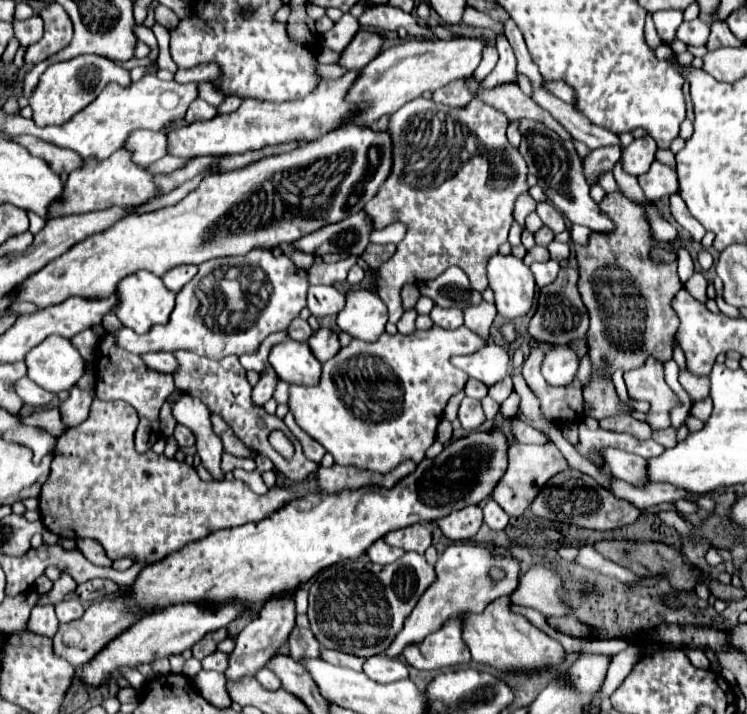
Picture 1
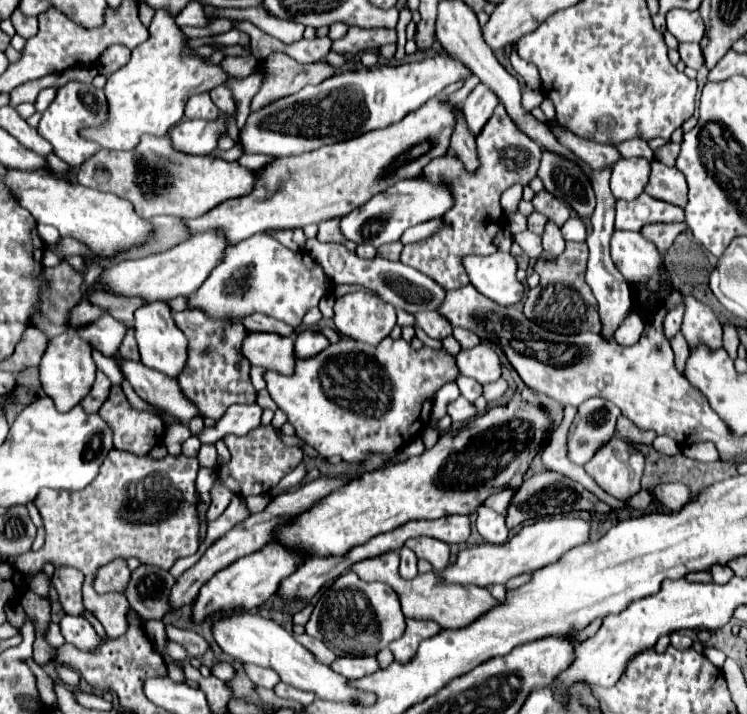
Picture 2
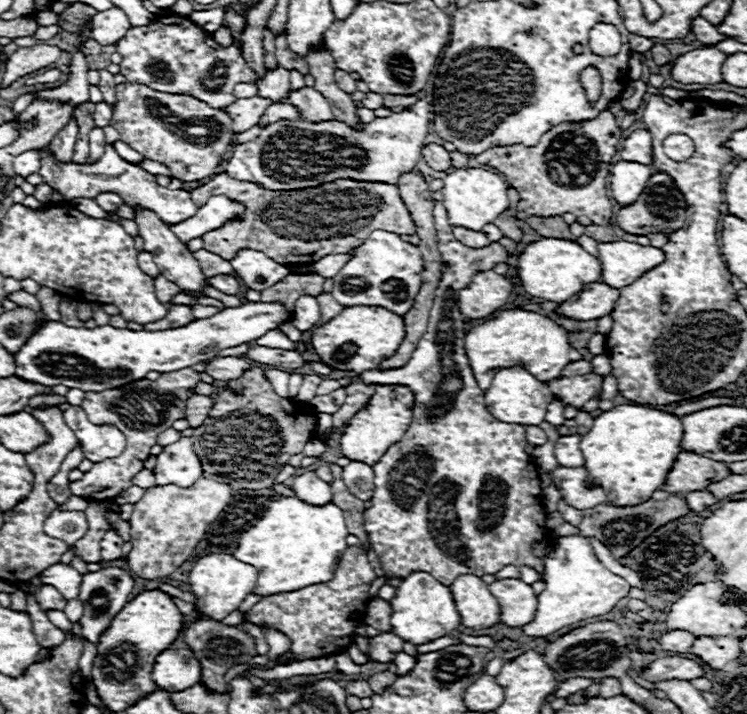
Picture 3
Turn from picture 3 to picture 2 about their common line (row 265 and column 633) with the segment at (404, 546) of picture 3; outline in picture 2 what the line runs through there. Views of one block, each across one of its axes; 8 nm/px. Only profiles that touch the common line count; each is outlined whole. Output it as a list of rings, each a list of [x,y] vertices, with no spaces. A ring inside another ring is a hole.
[[[614,436],[594,452],[584,470],[604,492],[628,502],[640,492],[644,454],[634,444]]]

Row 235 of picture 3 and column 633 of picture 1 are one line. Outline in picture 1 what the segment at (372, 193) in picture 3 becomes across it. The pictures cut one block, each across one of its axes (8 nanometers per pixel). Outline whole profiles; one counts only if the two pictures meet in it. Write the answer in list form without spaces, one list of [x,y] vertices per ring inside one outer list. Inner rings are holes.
[[[616,190],[604,196],[600,208],[608,218],[612,218],[614,230],[610,234],[592,232],[588,244],[574,244],[580,274],[578,290],[590,314],[586,340],[588,356],[592,360],[592,374],[590,382],[584,386],[584,402],[590,404],[590,416],[594,416],[596,420],[632,412],[632,406],[620,400],[620,396],[616,394],[612,378],[602,378],[600,374],[596,374],[598,362],[602,362],[602,358],[610,362],[610,376],[614,374],[614,370],[634,370],[642,366],[646,358],[658,358],[660,362],[672,360],[678,318],[670,306],[670,300],[684,286],[678,278],[676,264],[654,264],[648,258],[648,246],[652,244],[650,228],[646,226],[644,214],[636,204],[628,202]],[[630,278],[634,278],[634,286],[626,288],[626,282]],[[638,322],[642,322],[642,330],[636,330]]]

